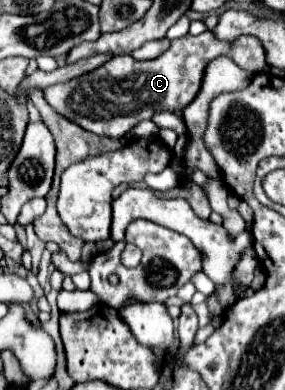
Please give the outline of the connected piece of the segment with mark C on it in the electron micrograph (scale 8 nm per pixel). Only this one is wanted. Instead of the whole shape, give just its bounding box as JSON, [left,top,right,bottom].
[45,30,267,138]

